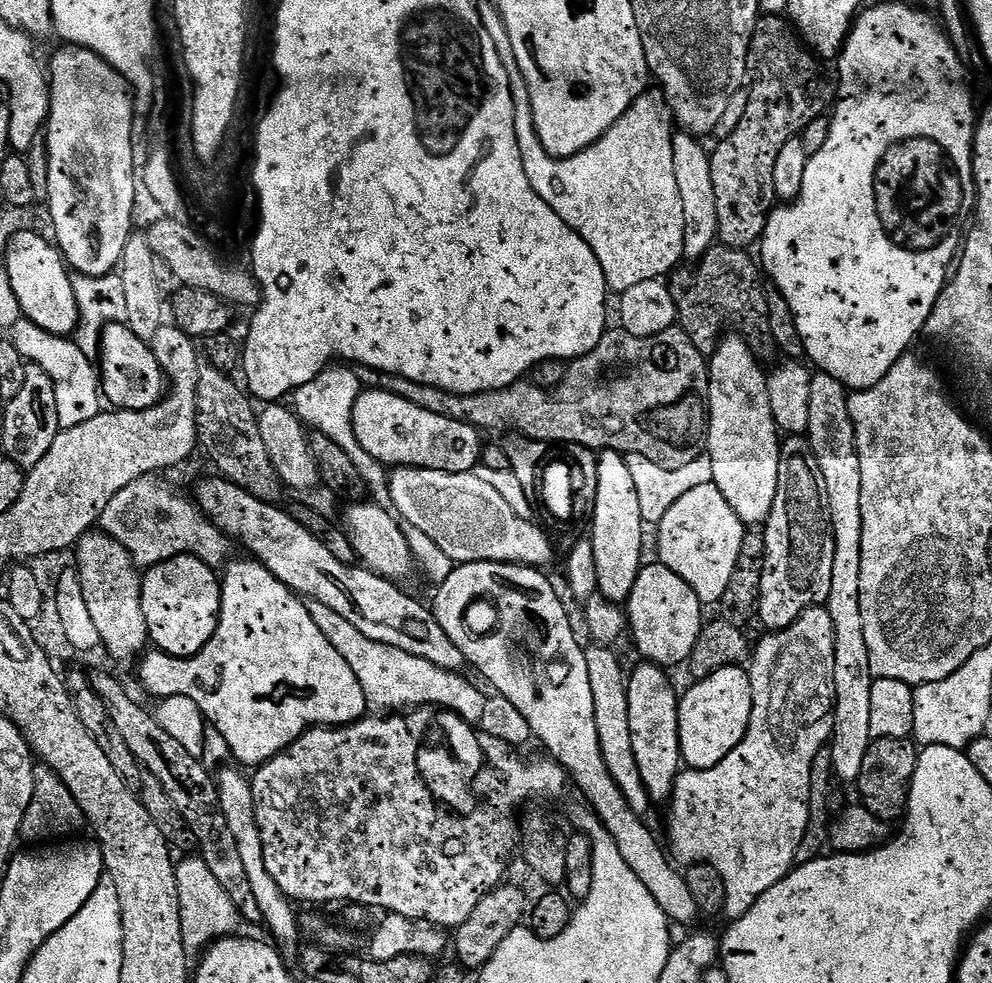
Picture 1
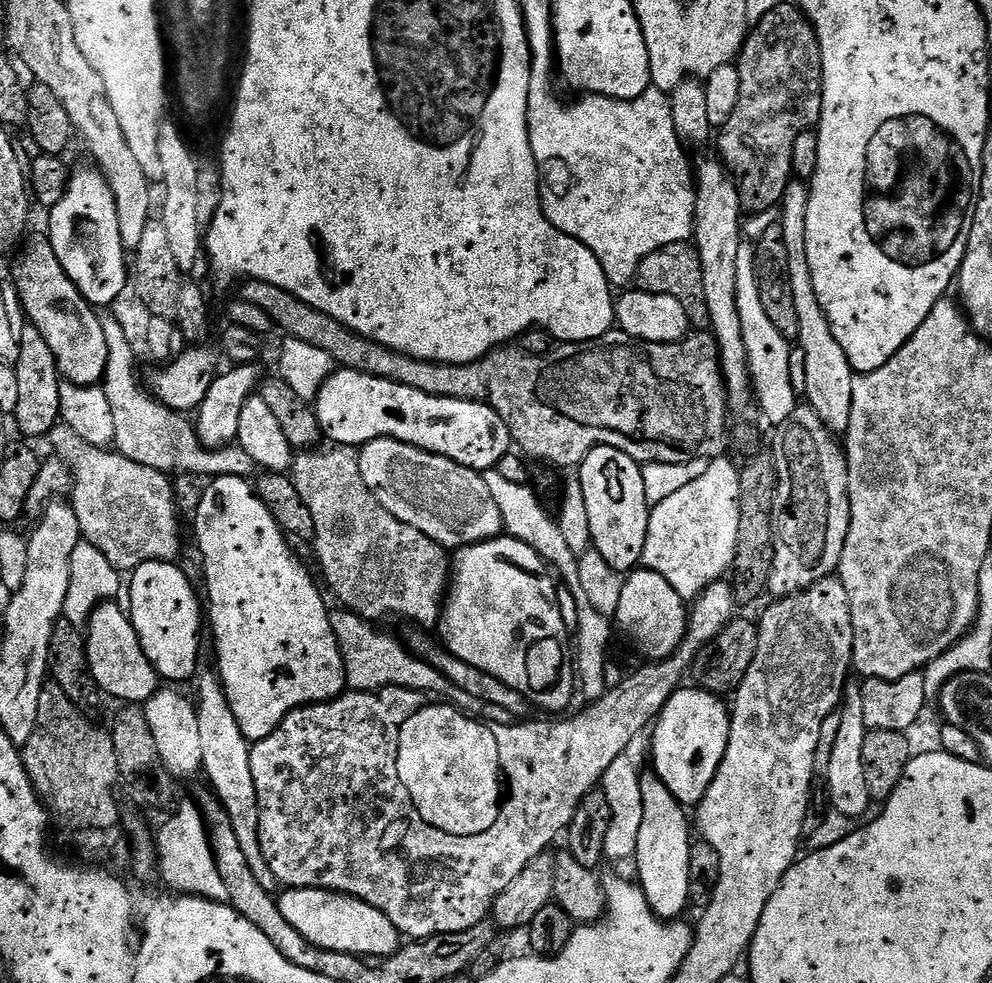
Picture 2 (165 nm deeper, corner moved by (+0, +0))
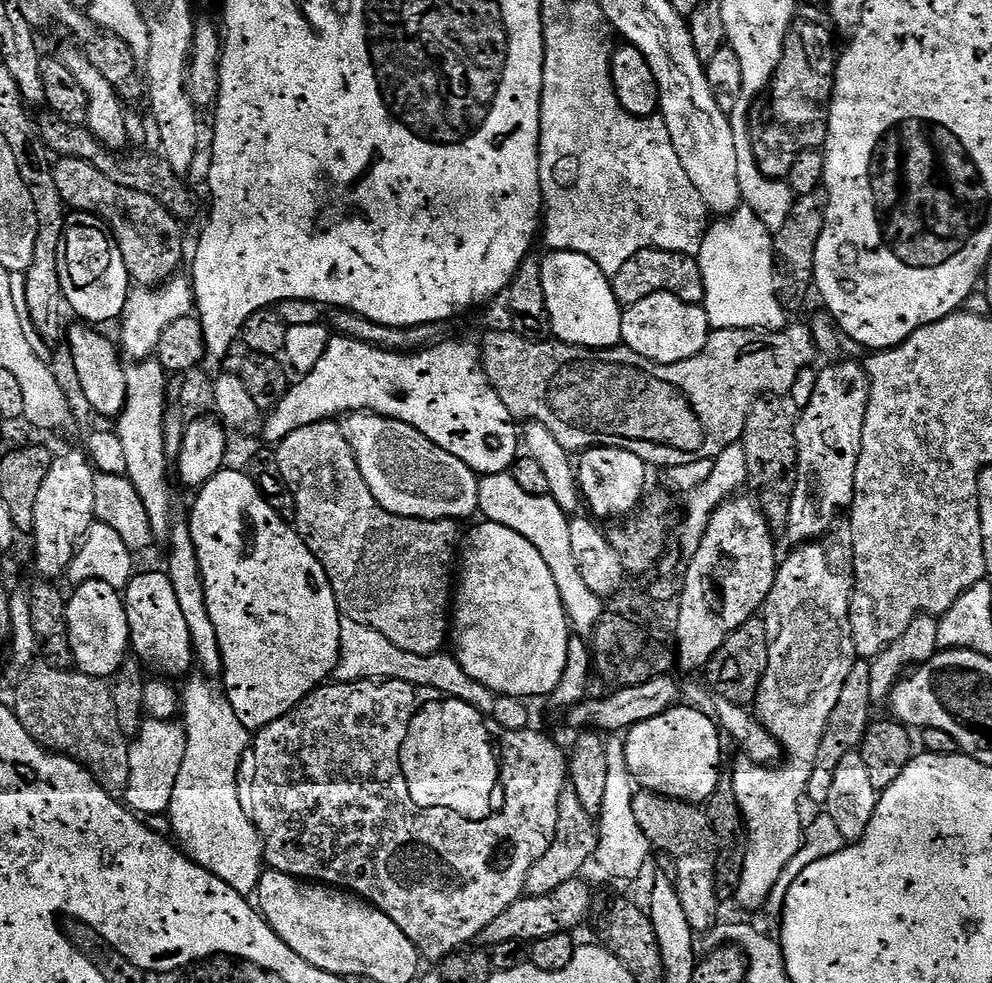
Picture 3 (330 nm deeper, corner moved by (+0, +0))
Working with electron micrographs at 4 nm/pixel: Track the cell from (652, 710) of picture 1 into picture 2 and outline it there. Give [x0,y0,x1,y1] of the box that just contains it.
[634,770,694,922]

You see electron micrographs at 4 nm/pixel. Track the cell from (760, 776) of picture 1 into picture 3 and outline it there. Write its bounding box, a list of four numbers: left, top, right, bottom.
[730,542,858,909]

